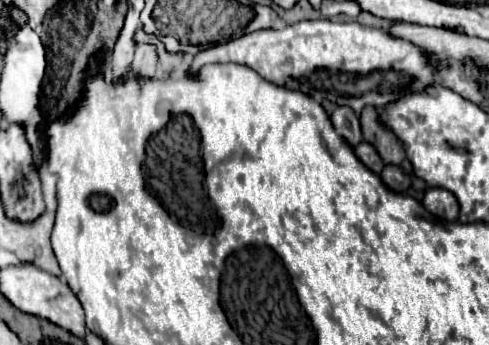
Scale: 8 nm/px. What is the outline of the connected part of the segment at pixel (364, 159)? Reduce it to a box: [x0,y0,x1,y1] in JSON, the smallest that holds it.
[353,143,383,175]

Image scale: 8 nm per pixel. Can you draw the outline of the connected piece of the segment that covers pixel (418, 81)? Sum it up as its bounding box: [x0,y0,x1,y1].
[187,21,435,115]

